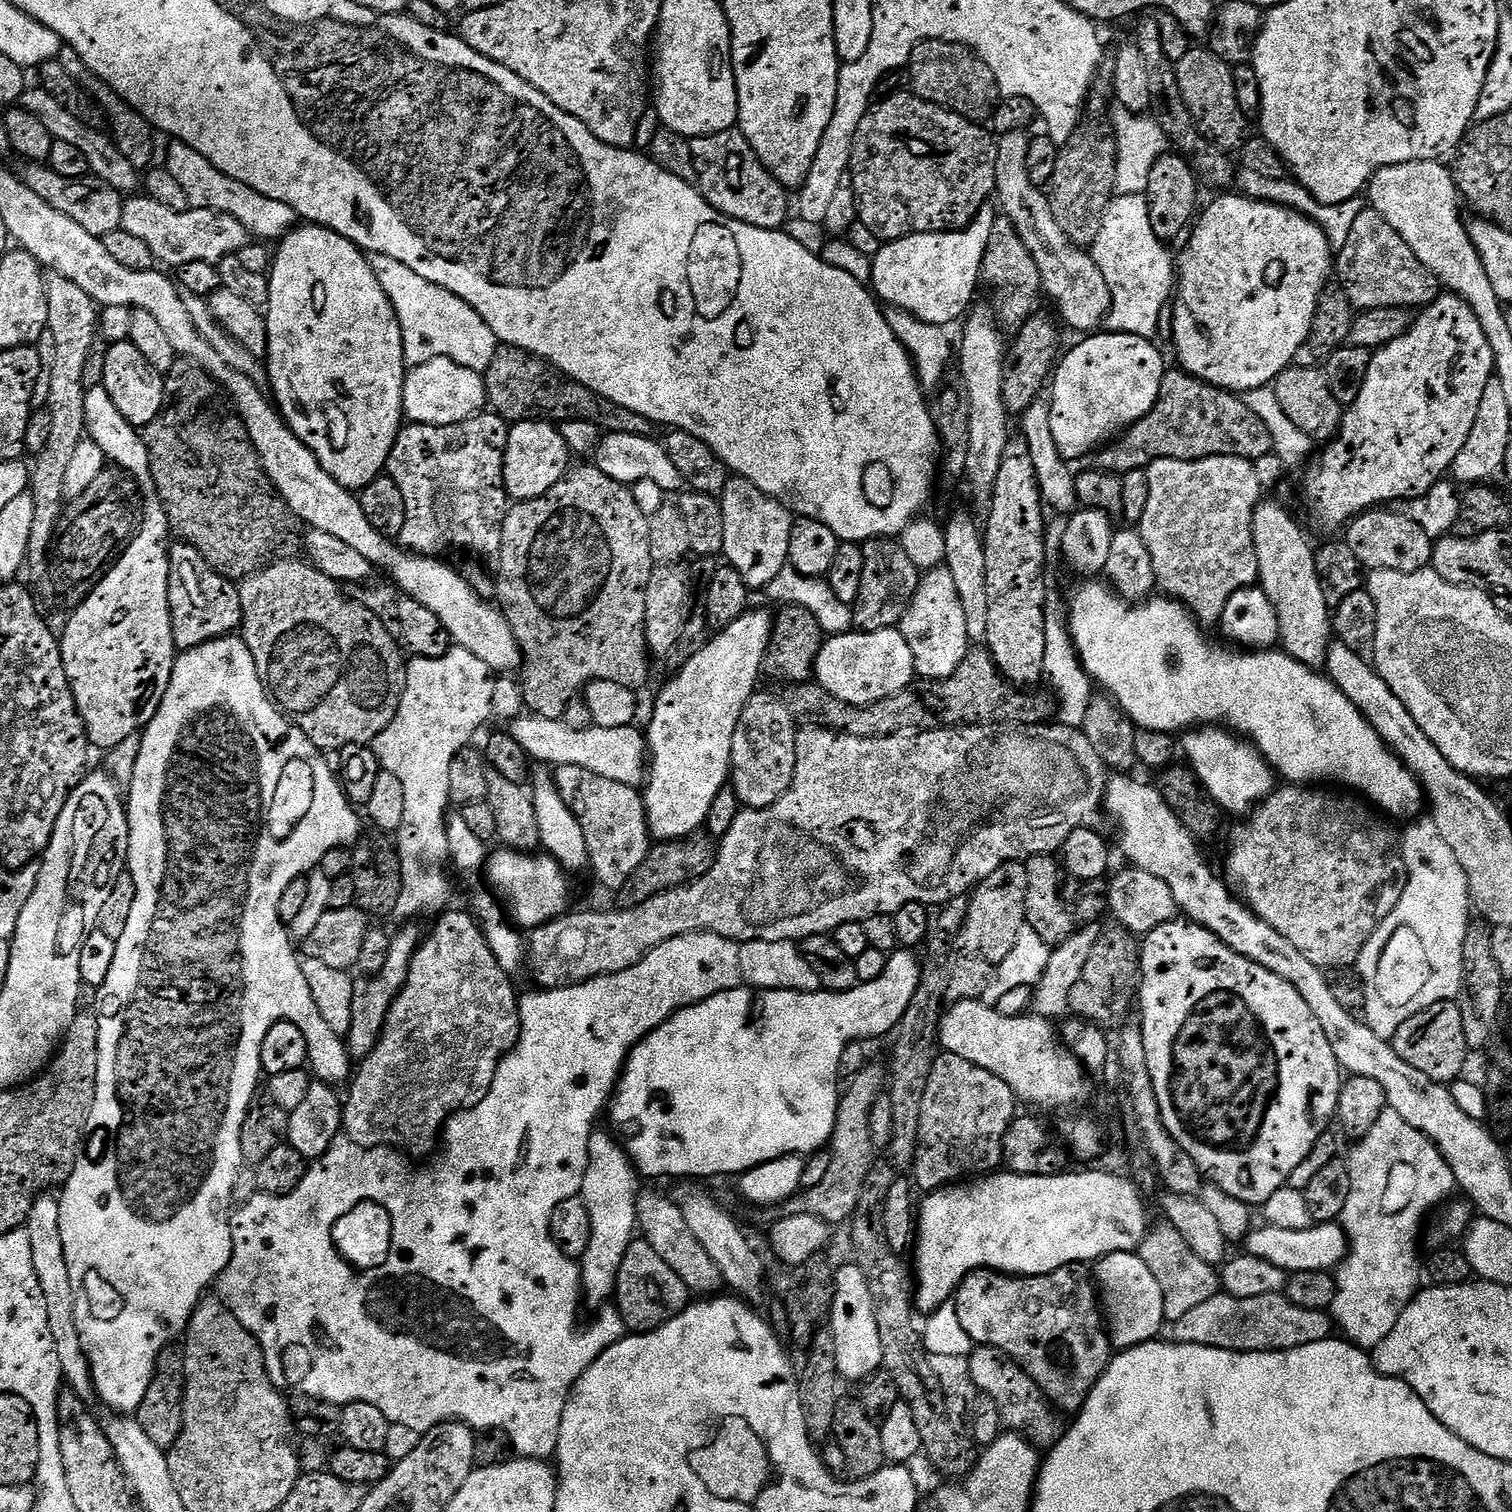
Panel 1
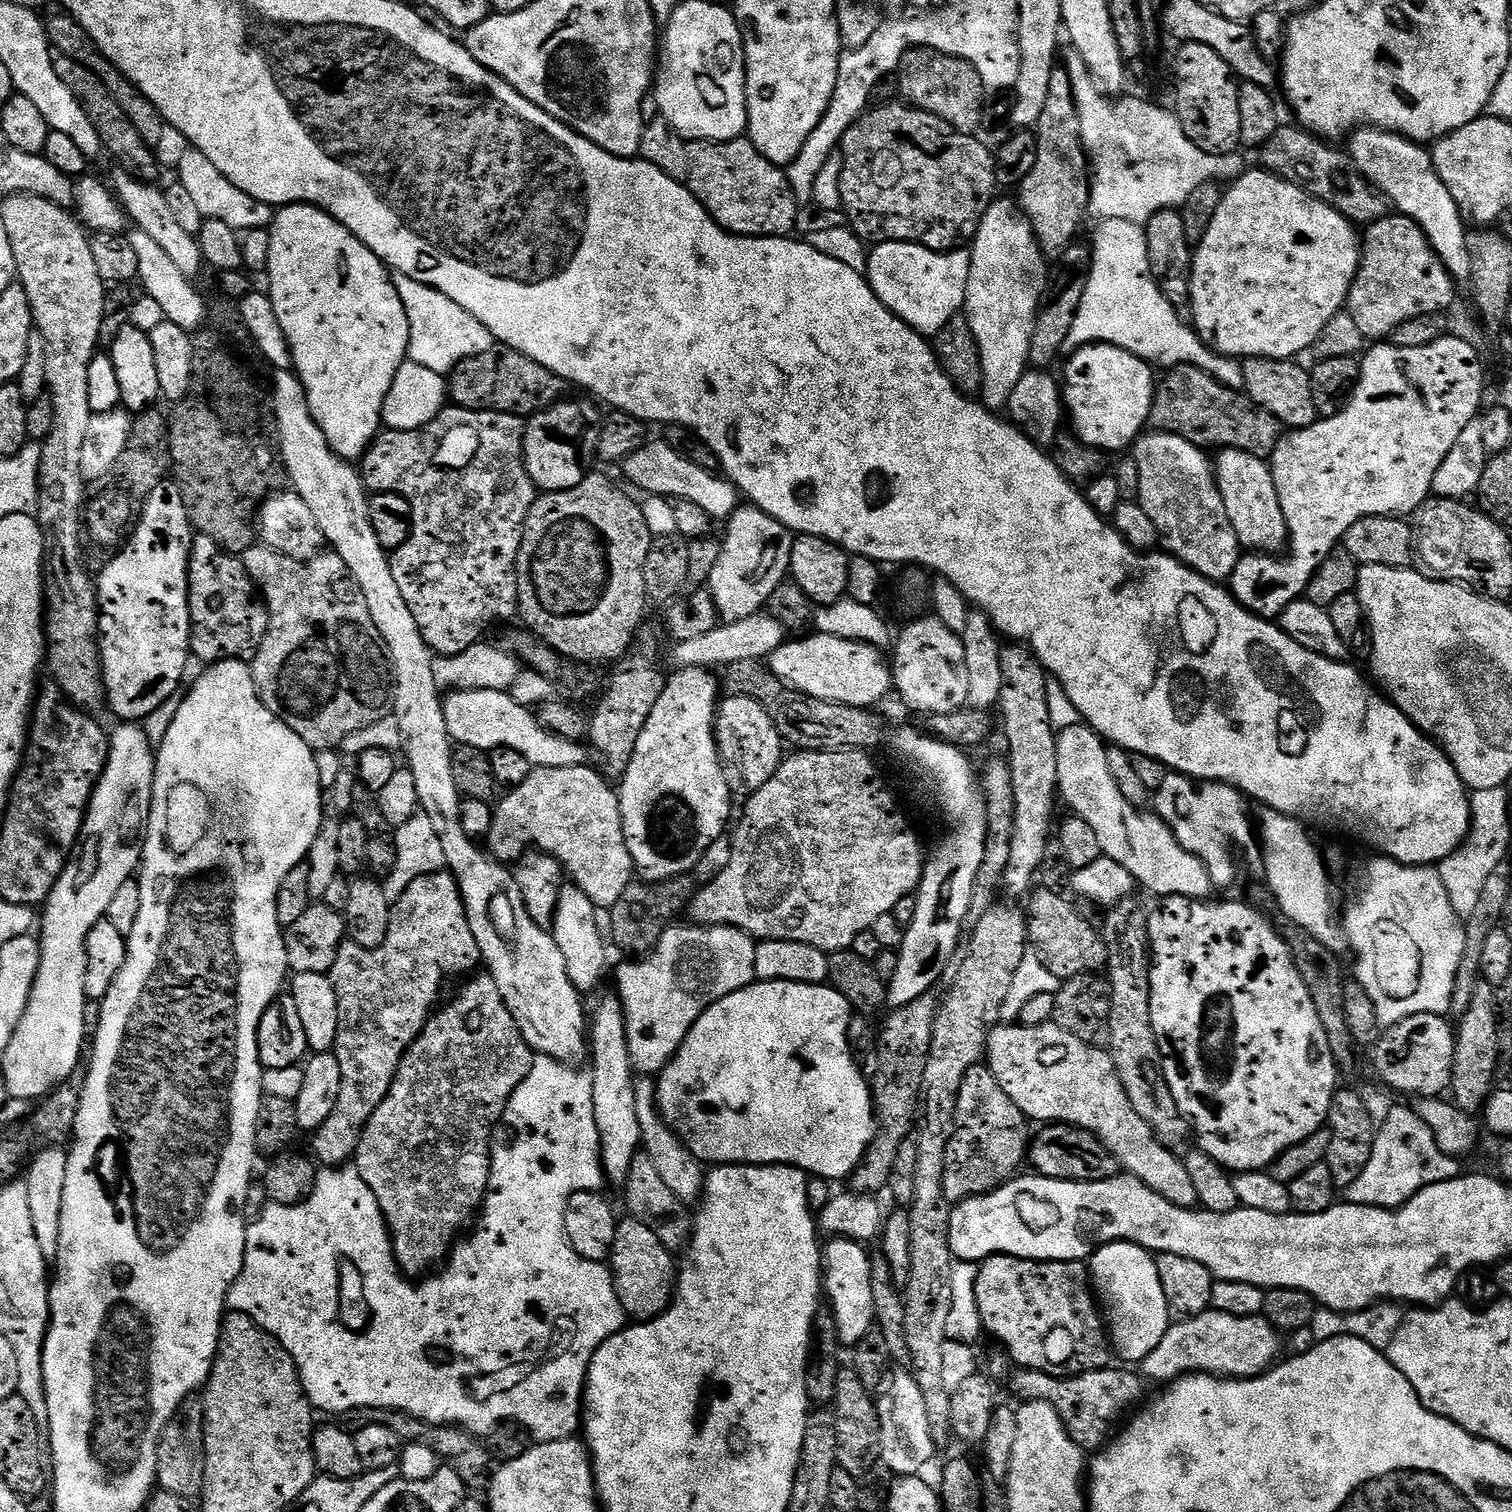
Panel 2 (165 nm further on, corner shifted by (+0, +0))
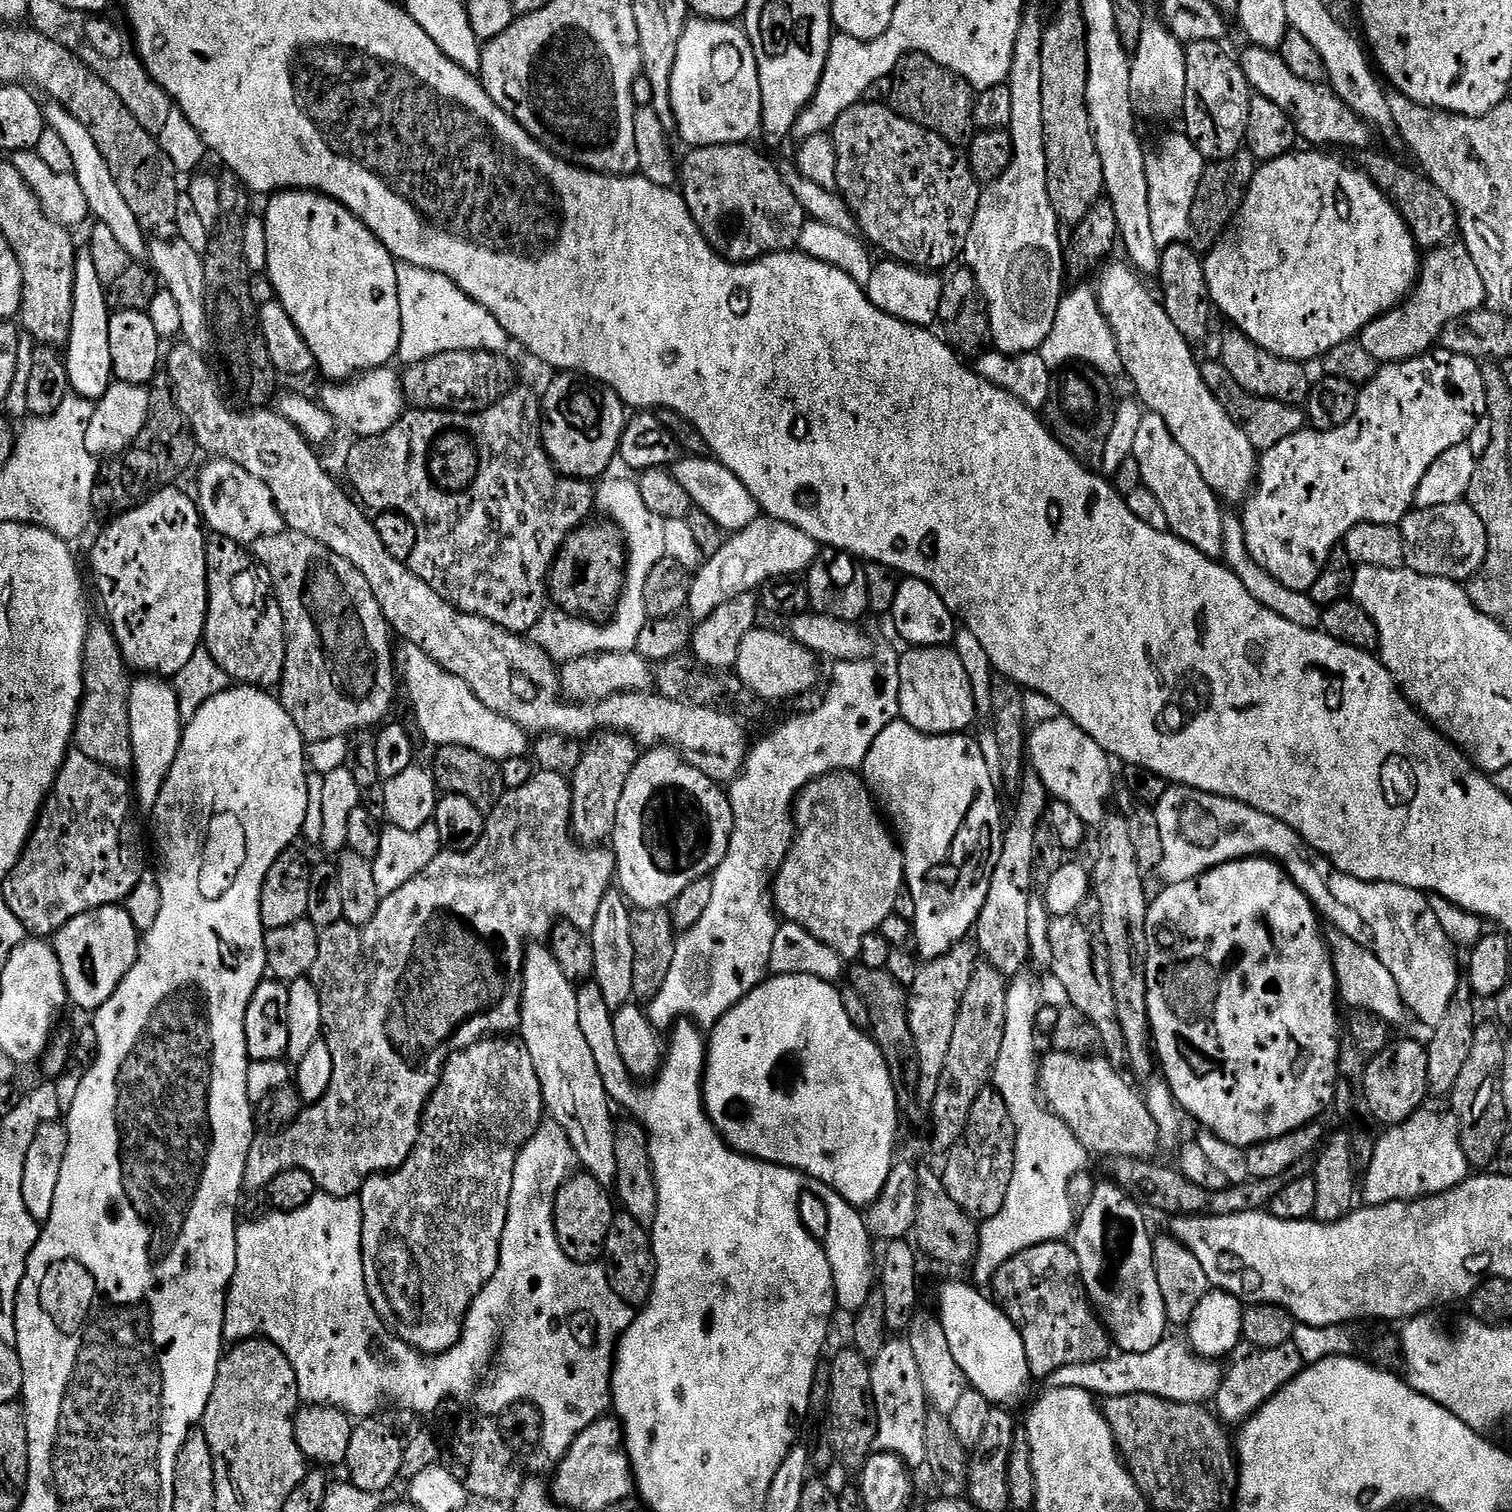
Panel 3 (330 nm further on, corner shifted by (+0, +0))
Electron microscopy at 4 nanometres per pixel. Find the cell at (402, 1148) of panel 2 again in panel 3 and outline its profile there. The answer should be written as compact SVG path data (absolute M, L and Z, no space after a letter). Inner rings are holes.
M485 1038L474 1046L456 1052L446 1062L444 1072L440 1075L440 1085L432 1091L432 1096L428 1099L427 1106L424 1107L418 1142L410 1158L406 1158L406 1162L395 1172L372 1176L360 1187L358 1199L362 1206L362 1254L364 1255L366 1288L376 1312L384 1317L400 1339L417 1352L421 1354L449 1352L455 1344L460 1343L460 1338L464 1334L464 1316L468 1313L468 1308L474 1302L474 1298L478 1298L486 1282L494 1278L494 1270L498 1270L502 1230L506 1230L516 1159L529 1138L536 1133L545 1116L544 1095L542 1086L538 1082L538 1070L534 1070L534 1058L530 1058L523 1043L516 1038Z

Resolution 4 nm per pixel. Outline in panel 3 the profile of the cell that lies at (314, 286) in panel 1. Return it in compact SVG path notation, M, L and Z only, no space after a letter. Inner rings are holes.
M289 190L271 197L268 209L262 212L264 225L266 226L266 258L268 266L266 274L276 291L276 298L281 306L294 318L294 326L306 338L306 346L310 346L310 354L314 354L316 368L328 382L347 382L363 373L372 372L375 368L383 368L397 359L400 351L400 339L402 338L402 310L398 306L398 274L396 273L397 260L388 253L386 246L367 228L359 216L353 214L346 206L342 206L337 200L328 196L322 196L318 192L305 192L303 190Z

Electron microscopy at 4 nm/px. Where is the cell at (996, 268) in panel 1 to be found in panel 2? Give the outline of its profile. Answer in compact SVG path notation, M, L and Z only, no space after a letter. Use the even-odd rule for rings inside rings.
M1057 70L1050 74L1046 110L1042 110L1042 118L1034 131L1038 142L1038 162L1034 162L1034 170L1030 170L1030 174L1018 185L1018 203L1020 211L1032 224L1044 255L1049 261L1056 262L1077 239L1076 231L1088 216L1092 189L1088 153L1084 151L1082 126L1067 71Z

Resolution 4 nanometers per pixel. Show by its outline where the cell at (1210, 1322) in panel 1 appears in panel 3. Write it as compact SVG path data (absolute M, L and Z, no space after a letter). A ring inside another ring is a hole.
M1165 1338L1158 1342L1158 1346L1145 1353L1117 1351L1105 1356L1103 1360L1066 1366L1047 1377L1046 1384L1048 1388L1081 1388L1096 1398L1122 1394L1154 1394L1170 1402L1204 1404L1215 1397L1223 1376L1221 1365L1217 1361L1199 1356L1187 1339Z

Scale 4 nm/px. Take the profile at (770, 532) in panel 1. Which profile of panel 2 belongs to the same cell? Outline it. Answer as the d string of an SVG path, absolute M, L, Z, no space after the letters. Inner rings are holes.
M755 506L737 507L736 513L726 521L728 528L722 535L722 547L718 566L710 573L706 588L714 598L714 604L720 615L720 620L725 624L742 622L744 618L761 615L765 611L770 594L778 590L780 584L789 579L790 554L792 553L793 533L788 527L766 514L761 508Z

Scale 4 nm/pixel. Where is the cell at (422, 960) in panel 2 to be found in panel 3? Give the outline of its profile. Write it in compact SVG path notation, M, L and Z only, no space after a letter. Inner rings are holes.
M537 771L531 778L530 782L526 782L526 786L518 786L505 791L504 797L498 802L498 806L487 813L486 823L484 825L484 833L478 842L478 846L474 846L468 852L449 852L442 850L434 858L434 862L430 862L430 866L426 866L426 870L422 870L422 874L418 874L414 878L410 878L410 882L406 882L406 886L402 886L398 890L394 890L394 894L383 897L378 906L377 913L370 922L365 925L352 925L345 922L335 924L329 928L323 929L320 933L320 941L318 942L318 958L314 958L314 966L310 973L312 985L318 990L318 998L322 1002L322 1022L324 1030L322 1039L326 1042L326 1046L330 1046L330 1058L334 1058L334 1078L330 1090L326 1090L326 1094L316 1104L309 1104L304 1111L300 1113L298 1119L295 1120L289 1128L281 1128L273 1131L271 1134L260 1134L252 1141L252 1149L246 1158L246 1174L244 1175L243 1191L248 1194L256 1194L261 1190L267 1189L268 1183L278 1174L282 1174L291 1168L298 1170L306 1170L306 1174L310 1174L314 1178L317 1189L326 1196L356 1196L367 1180L372 1176L379 1176L389 1172L395 1172L397 1168L401 1168L406 1162L406 1158L410 1158L410 1154L414 1150L414 1146L418 1142L418 1134L420 1133L420 1120L424 1116L424 1107L428 1104L428 1099L432 1096L432 1091L440 1085L440 1075L444 1072L446 1062L456 1052L460 1052L463 1048L474 1046L478 1041L485 1038L496 1038L501 1034L512 1034L519 1029L520 1026L520 1007L522 1006L522 996L524 994L524 950L529 942L540 942L545 938L551 937L552 927L559 924L562 920L568 920L575 928L581 932L591 933L594 926L594 918L598 918L598 906L602 906L602 898L606 898L606 894L613 891L614 881L616 880L616 857L607 847L604 846L585 846L579 843L572 834L572 785L569 777L562 774L550 774L549 772Z

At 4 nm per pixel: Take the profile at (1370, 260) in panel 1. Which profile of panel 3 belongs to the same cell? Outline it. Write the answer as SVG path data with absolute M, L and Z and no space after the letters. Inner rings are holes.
M1449 242L1443 248L1433 248L1420 261L1418 275L1416 277L1415 285L1410 295L1403 301L1402 306L1397 306L1390 312L1384 313L1376 320L1370 321L1363 330L1361 330L1358 342L1362 346L1362 350L1366 350L1366 354L1370 354L1370 358L1376 360L1377 365L1383 366L1386 364L1400 364L1403 360L1413 360L1415 356L1422 356L1433 351L1434 345L1439 341L1442 332L1442 326L1446 326L1446 322L1450 322L1454 318L1458 318L1462 314L1470 314L1471 312L1479 312L1485 307L1488 295L1486 294L1486 286L1482 286L1482 277L1478 274L1478 266L1474 266L1474 258L1470 258L1470 254L1464 249L1463 243Z

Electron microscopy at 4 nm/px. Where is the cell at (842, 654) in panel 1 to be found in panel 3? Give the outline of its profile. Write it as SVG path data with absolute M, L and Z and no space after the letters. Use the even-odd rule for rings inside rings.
M757 626L746 638L742 638L742 650L738 650L735 673L741 682L761 700L788 700L800 696L816 684L816 664L818 657L809 648L802 647L791 635L771 632L768 628Z

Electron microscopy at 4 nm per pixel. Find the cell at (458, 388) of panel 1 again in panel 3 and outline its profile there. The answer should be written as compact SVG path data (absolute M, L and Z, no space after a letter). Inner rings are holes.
M392 366L375 368L372 372L363 373L341 384L325 383L325 388L321 390L320 396L318 395L319 403L336 419L341 429L349 428L354 434L353 437L382 434L398 423L406 411L402 376L394 369Z

